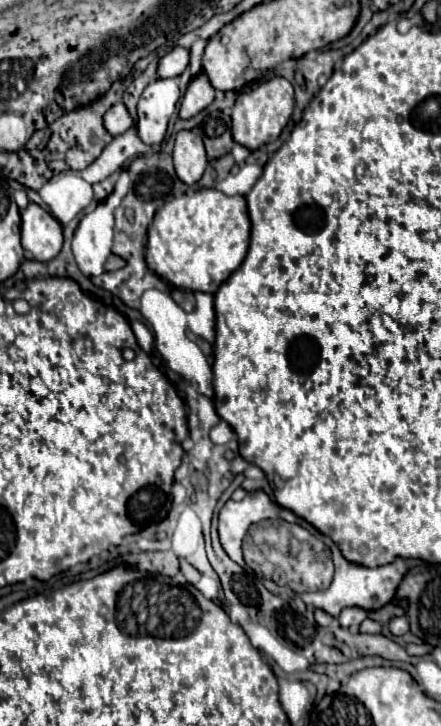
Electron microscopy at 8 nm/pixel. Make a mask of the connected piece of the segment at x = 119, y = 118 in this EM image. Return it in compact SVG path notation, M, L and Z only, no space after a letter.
M123 102L113 104L113 106L103 114L103 126L105 126L105 130L107 130L111 136L125 134L125 132L133 126L133 120L131 120L131 116L127 114L127 108L123 106Z

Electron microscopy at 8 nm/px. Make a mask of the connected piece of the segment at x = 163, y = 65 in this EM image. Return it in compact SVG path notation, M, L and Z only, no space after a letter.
M175 46L171 52L167 52L157 66L157 76L159 78L175 78L179 74L183 74L183 70L189 64L189 50Z

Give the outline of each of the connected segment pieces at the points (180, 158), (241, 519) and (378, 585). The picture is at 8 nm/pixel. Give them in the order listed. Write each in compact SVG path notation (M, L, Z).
M181 130L175 138L175 150L173 150L173 162L177 176L193 186L199 182L207 168L207 156L205 146L201 142L201 136L191 130Z
M253 490L241 502L227 500L219 512L219 538L225 552L245 568L241 558L241 542L251 524L257 522L257 506L277 506L267 492Z
M319 536L333 552L333 562L335 562L335 578L331 582L331 586L325 592L309 592L309 594L301 594L301 598L305 600L305 604L313 604L315 608L321 608L325 612L329 612L331 616L339 616L339 612L347 606L359 606L363 610L377 610L385 604L389 604L395 596L395 590L401 582L401 578L407 572L407 564L403 558L395 558L393 562L385 564L385 566L377 566L377 568L365 568L361 564L349 562L341 550L337 548L337 544L327 538L327 536Z

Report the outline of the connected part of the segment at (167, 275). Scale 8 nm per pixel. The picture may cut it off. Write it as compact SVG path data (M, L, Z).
M215 188L183 194L163 204L149 226L147 266L177 288L215 294L243 262L249 248L251 220L245 196L227 196Z

